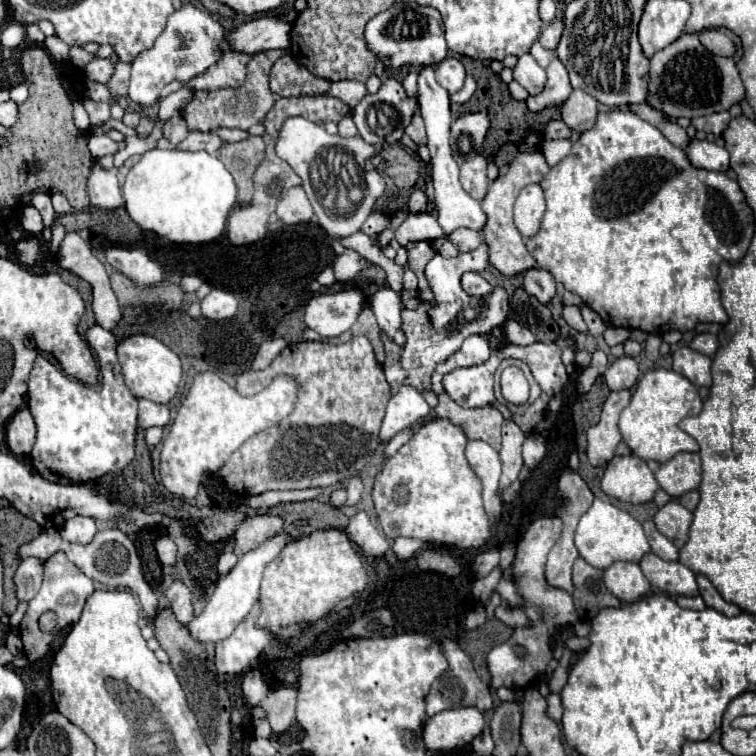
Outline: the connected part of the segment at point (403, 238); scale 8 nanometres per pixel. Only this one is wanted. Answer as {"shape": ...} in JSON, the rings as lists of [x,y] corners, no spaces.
{"shape":[[[410,214],[410,218],[404,220],[394,236],[402,246],[406,246],[412,240],[438,240],[446,234],[432,214]]]}

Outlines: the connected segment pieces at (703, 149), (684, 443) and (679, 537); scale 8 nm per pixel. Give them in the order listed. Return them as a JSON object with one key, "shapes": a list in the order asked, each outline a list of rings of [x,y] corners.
{"shapes":[[[[692,140],[686,148],[688,160],[692,160],[694,168],[704,168],[704,170],[718,170],[726,172],[728,170],[728,152],[726,148],[708,142],[708,140]]],[[[666,368],[648,370],[638,380],[630,404],[620,414],[620,432],[628,448],[644,460],[668,462],[680,452],[698,452],[698,444],[692,436],[678,428],[680,420],[702,410],[702,398],[698,388],[682,374]]],[[[668,502],[658,510],[658,514],[654,516],[654,522],[656,522],[656,528],[668,540],[672,540],[678,548],[682,548],[684,542],[688,540],[692,512],[688,512],[680,502]]]]}

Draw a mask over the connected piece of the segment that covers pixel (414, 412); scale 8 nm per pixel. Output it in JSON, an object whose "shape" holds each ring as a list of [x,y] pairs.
{"shape":[[[410,384],[400,386],[400,392],[396,392],[388,402],[386,416],[384,416],[382,430],[380,430],[380,438],[390,440],[392,436],[402,432],[404,428],[408,428],[414,422],[428,416],[428,412],[430,412],[430,406],[422,398],[422,394],[416,392],[416,388],[412,388]]]}

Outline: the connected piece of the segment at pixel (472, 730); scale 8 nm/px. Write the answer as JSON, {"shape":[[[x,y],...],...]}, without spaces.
{"shape":[[[478,708],[444,710],[428,718],[424,744],[428,750],[452,750],[470,744],[484,730],[484,716]]]}

